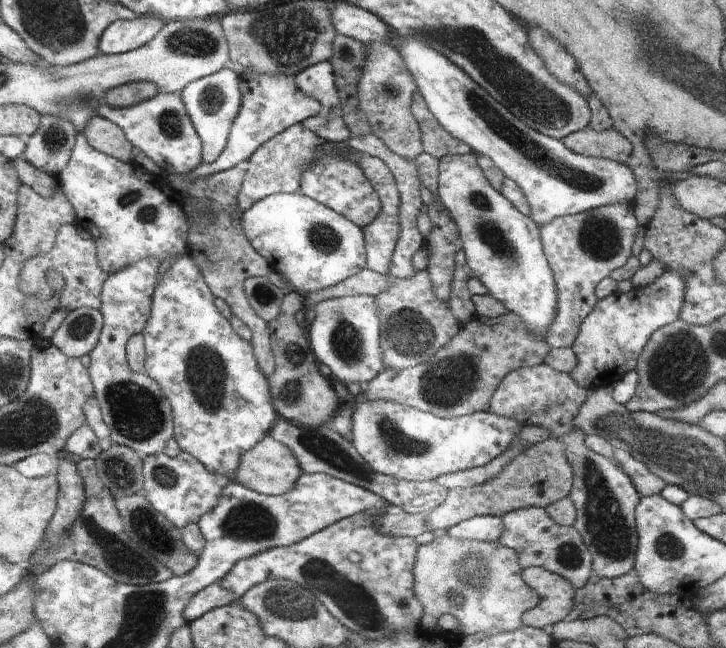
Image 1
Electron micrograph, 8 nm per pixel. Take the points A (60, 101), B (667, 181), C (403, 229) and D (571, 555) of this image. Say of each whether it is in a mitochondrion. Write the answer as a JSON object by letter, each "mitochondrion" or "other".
{"A":"mitochondrion","B":"other","C":"other","D":"mitochondrion"}

